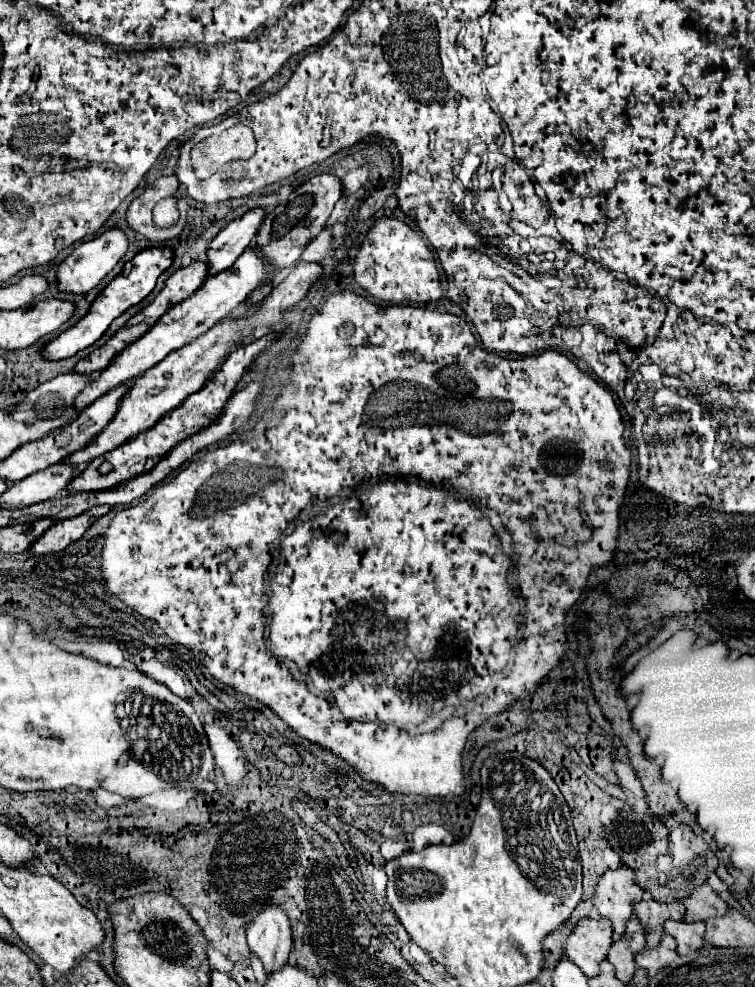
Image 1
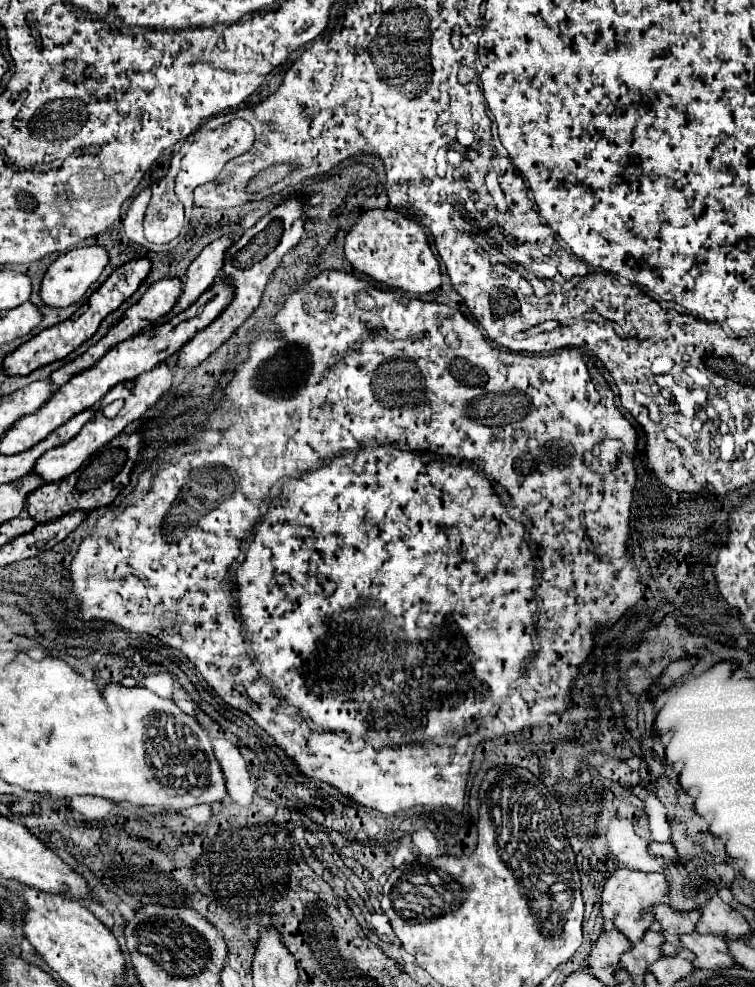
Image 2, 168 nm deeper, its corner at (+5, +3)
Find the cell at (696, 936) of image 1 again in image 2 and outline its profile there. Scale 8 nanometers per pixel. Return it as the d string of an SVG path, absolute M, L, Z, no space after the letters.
M684 934L680 936L682 944L696 954L696 966L702 970L720 970L734 968L738 962L732 958L726 940L712 934Z

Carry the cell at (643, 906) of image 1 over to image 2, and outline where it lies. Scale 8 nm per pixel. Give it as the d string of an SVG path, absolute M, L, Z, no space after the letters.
M658 904L654 908L654 916L666 936L666 942L662 944L662 952L664 956L674 956L682 946L680 934L692 934L696 930L696 922L700 920L700 910L676 912L666 904Z

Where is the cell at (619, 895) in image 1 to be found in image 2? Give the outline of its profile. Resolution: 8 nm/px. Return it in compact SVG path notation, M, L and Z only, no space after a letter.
M616 870L610 874L610 878L604 884L602 892L602 914L606 920L612 920L614 926L634 944L640 942L640 938L654 928L656 920L652 914L652 908L668 896L668 882L664 874L648 874L640 870Z

